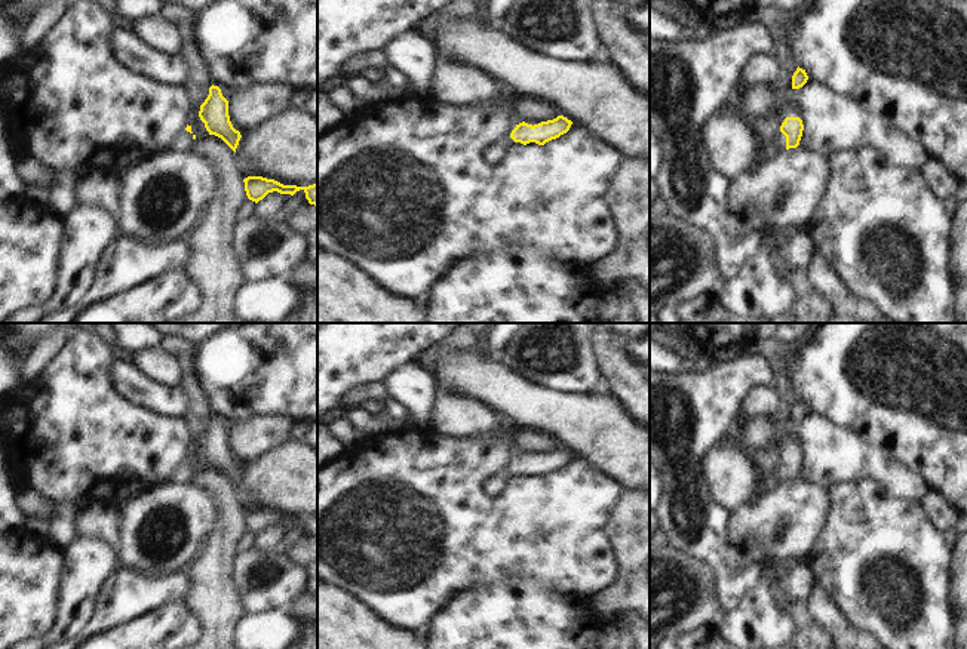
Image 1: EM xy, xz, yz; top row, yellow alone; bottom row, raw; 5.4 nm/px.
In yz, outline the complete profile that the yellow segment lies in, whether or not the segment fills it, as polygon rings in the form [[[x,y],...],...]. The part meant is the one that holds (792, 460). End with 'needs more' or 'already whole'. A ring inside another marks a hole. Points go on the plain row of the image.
[[[786,449],[771,477],[779,483],[796,480],[802,468],[804,456],[799,449]]]; needs more

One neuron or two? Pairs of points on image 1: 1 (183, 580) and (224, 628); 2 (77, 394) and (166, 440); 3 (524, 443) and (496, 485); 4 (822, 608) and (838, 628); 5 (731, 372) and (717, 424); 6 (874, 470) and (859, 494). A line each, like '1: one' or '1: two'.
1: two
2: one
3: two
4: one
5: one
6: two

